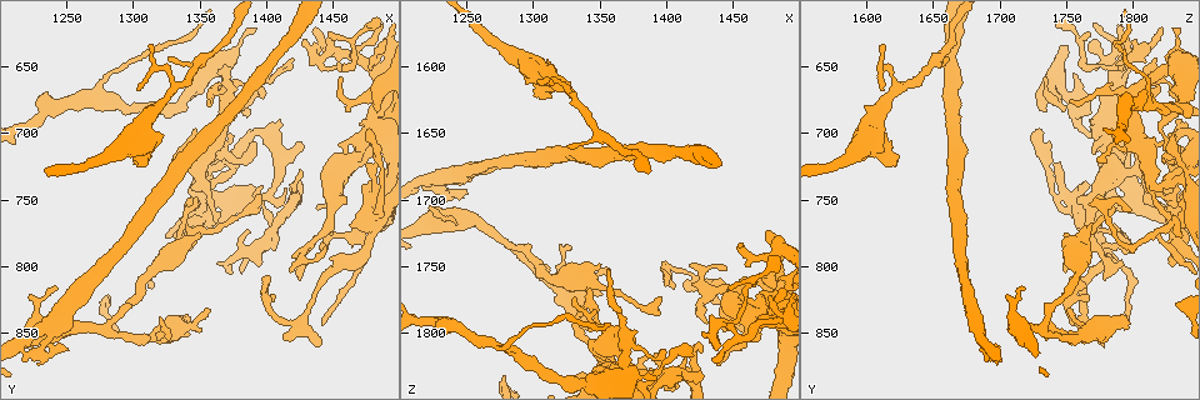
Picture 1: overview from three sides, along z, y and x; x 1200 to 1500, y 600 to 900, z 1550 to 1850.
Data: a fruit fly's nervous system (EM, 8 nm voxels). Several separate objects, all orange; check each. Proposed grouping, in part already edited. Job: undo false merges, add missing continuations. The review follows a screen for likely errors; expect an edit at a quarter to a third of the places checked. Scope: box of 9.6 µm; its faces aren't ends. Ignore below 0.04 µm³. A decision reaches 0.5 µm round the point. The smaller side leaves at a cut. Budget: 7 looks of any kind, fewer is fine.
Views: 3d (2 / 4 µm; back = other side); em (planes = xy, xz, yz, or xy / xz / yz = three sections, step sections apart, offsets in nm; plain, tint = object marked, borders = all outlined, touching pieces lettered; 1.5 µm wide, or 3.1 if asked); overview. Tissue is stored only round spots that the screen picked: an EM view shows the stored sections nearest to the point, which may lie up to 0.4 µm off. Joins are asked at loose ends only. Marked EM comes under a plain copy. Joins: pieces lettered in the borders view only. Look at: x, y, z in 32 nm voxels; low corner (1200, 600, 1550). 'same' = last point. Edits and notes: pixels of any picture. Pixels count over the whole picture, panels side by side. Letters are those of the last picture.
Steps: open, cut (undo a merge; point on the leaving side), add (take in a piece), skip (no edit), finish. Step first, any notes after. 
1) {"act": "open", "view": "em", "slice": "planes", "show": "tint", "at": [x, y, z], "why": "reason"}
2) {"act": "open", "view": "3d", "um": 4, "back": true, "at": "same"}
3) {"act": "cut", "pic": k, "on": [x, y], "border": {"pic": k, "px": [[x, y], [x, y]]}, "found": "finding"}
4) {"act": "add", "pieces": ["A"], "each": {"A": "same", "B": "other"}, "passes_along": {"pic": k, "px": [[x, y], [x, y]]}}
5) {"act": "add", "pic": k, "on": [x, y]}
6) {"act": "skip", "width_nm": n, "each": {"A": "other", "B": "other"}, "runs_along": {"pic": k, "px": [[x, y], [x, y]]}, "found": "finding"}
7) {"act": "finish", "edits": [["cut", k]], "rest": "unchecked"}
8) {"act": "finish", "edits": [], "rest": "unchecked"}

{"act": "open", "view": "em", "slice": "planes", "show": "borders", "at": [1350, 738, 1812], "why": "calibre changes"}

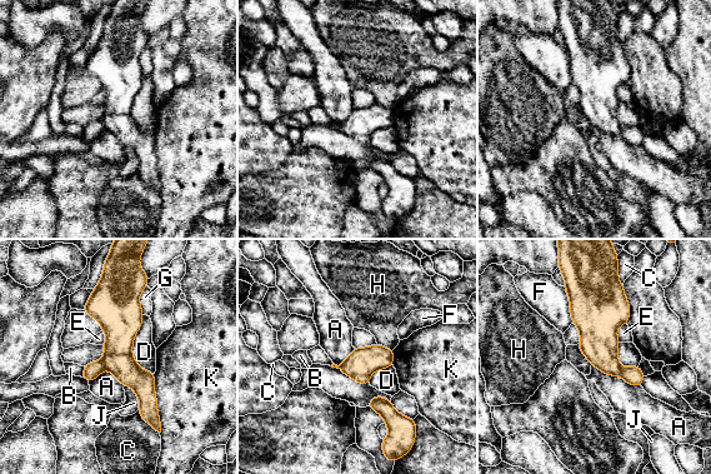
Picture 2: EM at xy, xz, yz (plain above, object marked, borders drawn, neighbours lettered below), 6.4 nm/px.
{"act": "cut", "pic": 2, "on": [120, 332], "each": {"A": "other", "B": "other", "C": "other", "D": "other", "E": "other", "F": "other", "G": "other", "H": "other", "J": "other", "K": "other"}, "border": {"pic": 2, "px": [[100, 362], [105, 368]]}, "found": "a second neuron is stuck on"}

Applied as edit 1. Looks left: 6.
{"act": "open", "view": "em", "slice": "planes", "show": "tint", "at": [1244, 816, 1720], "why": "thin end"}

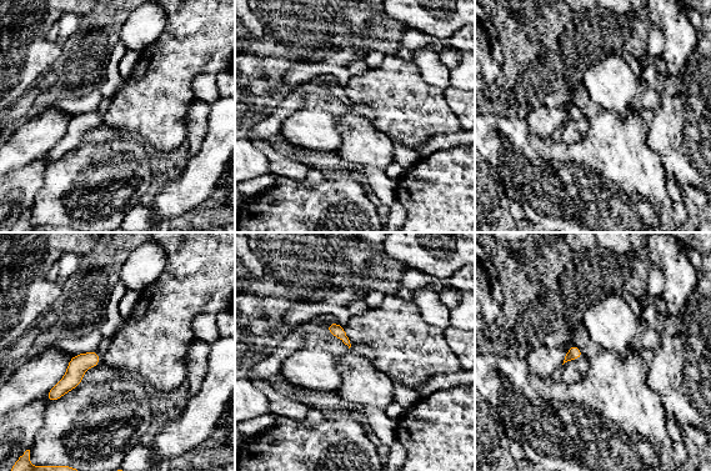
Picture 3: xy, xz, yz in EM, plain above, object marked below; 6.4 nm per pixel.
{"act": "open", "view": "em", "slice": "planes", "show": "borders", "at": "same", "why": "see the neighbours"}

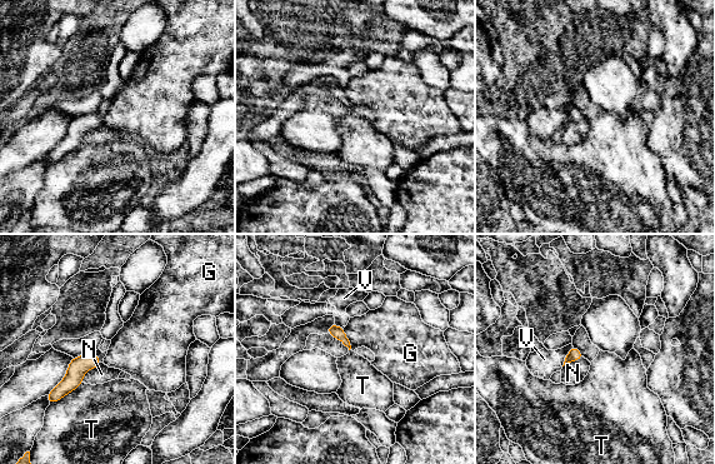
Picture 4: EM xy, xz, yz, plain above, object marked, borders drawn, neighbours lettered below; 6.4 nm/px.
{"act": "skip", "each": {"G": "other", "N": "other", "T": "other", "V": "other"}, "border": {"pic": 4, "px": [[83, 383], [50, 404]]}, "found": "no lettered piece goes on from it"}

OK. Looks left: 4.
{"act": "open", "view": "3d", "um": 2, "at": [1344, 844, 1794], "why": "an open end"}

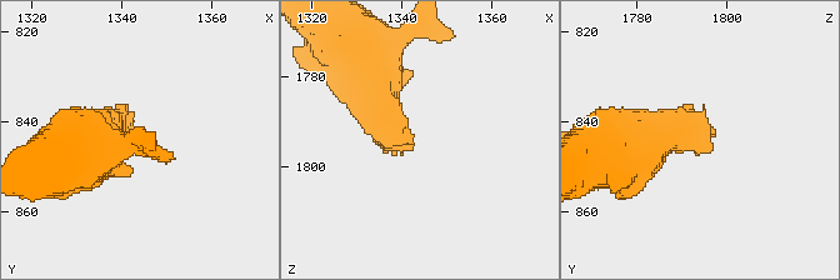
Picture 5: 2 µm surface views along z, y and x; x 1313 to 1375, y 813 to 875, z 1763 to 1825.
{"act": "open", "view": "em", "slice": "xy", "step": 4, "show": "tint", "at": [1342, 843, 1796]}

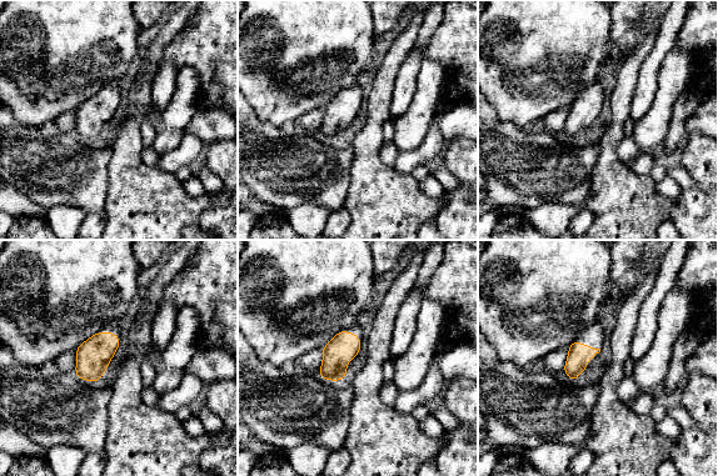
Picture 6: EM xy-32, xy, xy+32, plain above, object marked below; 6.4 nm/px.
{"act": "open", "view": "em", "slice": "planes", "show": "borders", "at": "same", "why": "another direction"}

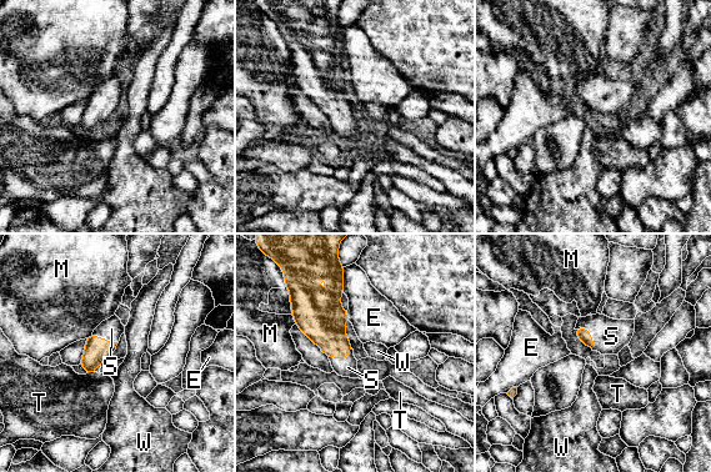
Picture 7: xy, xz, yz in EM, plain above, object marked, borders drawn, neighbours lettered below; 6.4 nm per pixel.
{"act": "add", "pieces": ["S"], "each": {"E": "other", "M": "other", "S": "same", "T": "other", "W": "other"}, "found": "the neuron continues"}

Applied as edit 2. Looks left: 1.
{"act": "finish", "edits": [["cut", 2], ["add", 7]], "rest": "unchecked"}

